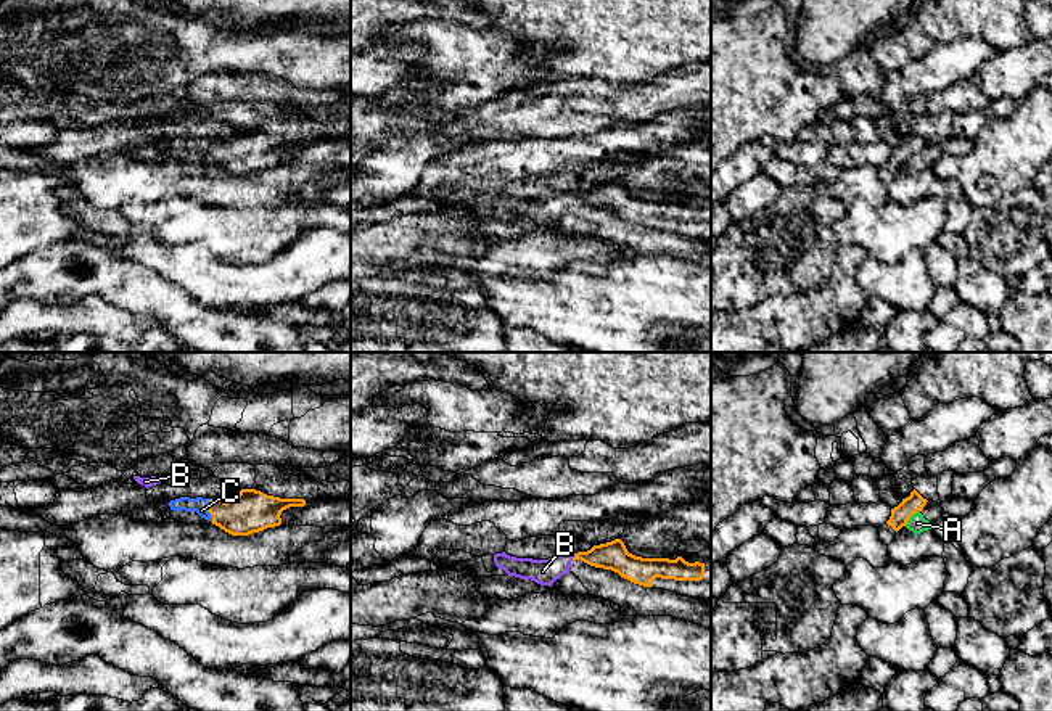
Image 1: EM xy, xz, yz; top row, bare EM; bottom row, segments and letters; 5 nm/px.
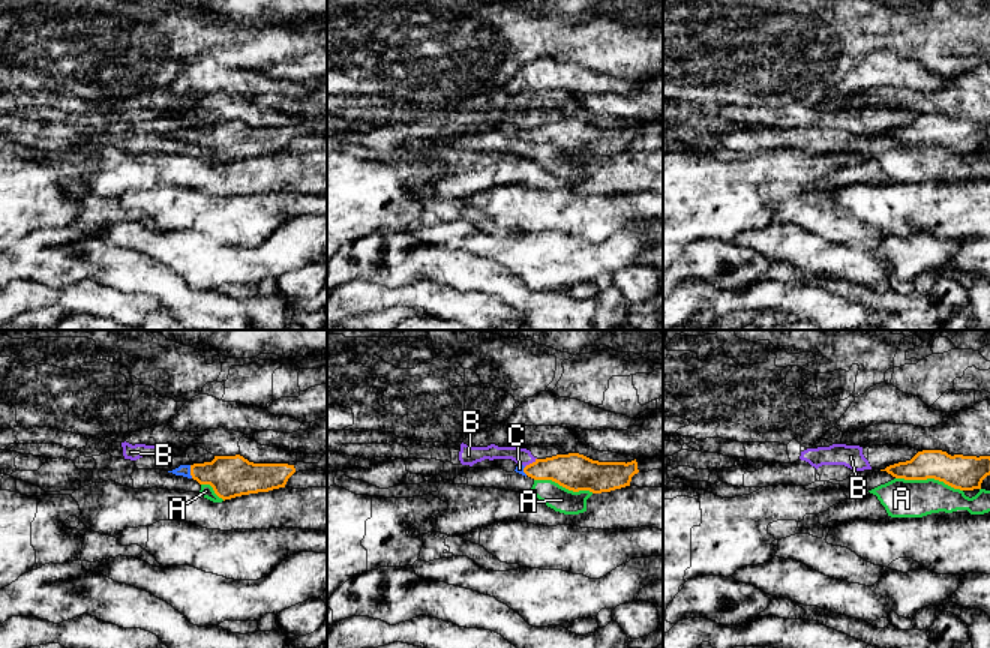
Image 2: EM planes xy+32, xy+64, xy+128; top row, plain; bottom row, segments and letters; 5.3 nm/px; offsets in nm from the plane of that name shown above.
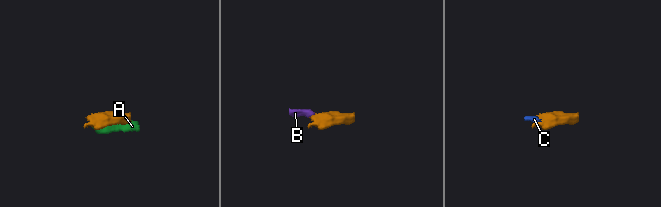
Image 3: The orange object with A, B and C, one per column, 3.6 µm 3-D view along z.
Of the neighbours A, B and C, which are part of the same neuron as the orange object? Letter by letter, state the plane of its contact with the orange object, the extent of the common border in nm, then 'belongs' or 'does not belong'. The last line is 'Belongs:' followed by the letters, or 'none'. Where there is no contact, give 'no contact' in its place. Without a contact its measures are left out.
A: yz | 110 nm | does not belong
B: xz | 40 nm | does not belong
C: xy | 120 nm | belongs
Belongs: C

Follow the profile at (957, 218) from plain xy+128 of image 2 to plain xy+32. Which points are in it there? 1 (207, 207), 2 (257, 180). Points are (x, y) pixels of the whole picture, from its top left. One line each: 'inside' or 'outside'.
1: inside
2: outside

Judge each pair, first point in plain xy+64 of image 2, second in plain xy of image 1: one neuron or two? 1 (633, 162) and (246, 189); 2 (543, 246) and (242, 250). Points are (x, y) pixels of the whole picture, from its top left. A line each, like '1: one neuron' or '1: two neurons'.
1: one neuron
2: two neurons

